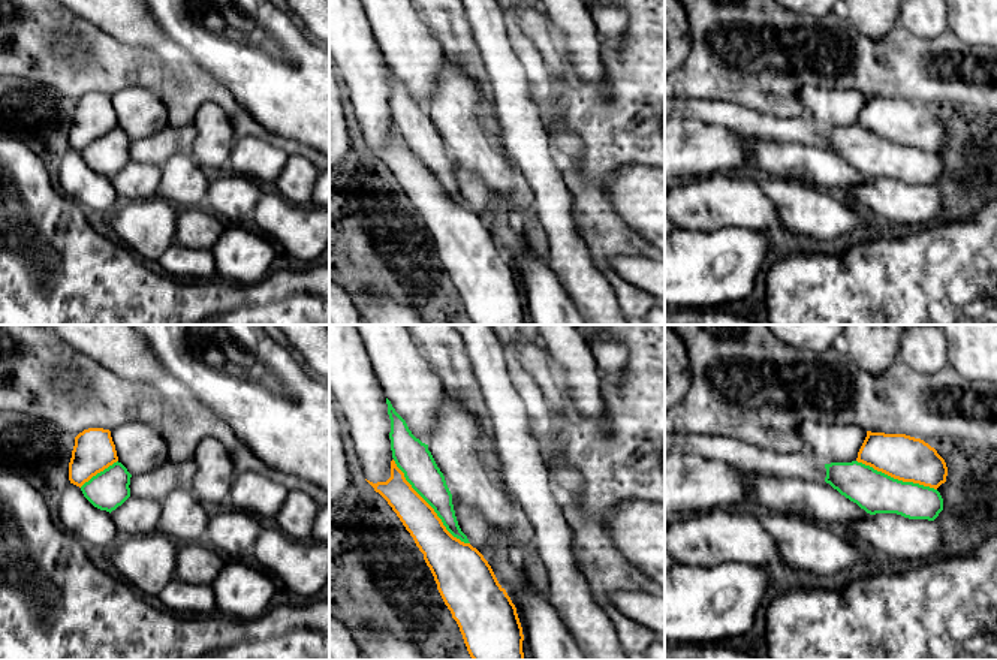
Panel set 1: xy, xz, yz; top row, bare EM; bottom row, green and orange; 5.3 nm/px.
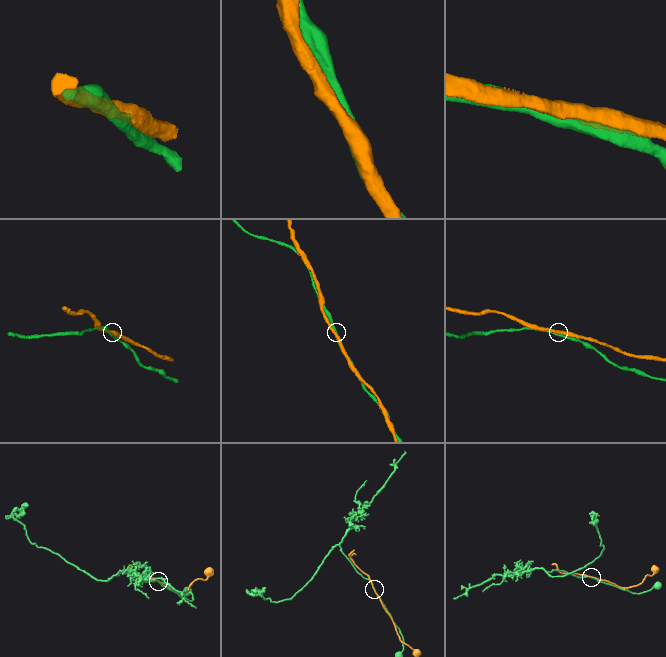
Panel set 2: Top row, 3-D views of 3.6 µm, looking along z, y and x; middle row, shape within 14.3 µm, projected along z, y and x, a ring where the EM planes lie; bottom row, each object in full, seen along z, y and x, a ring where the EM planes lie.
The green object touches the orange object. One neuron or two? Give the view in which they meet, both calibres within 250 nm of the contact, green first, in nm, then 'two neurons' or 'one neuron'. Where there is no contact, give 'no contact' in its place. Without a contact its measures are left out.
xz | 180/200 nm | two neurons

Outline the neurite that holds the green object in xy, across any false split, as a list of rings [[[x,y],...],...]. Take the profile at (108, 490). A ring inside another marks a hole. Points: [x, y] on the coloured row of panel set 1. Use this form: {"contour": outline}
{"contour": [[[114,462],[81,486],[84,497],[97,509],[112,512],[130,497],[132,474],[121,462]]]}

